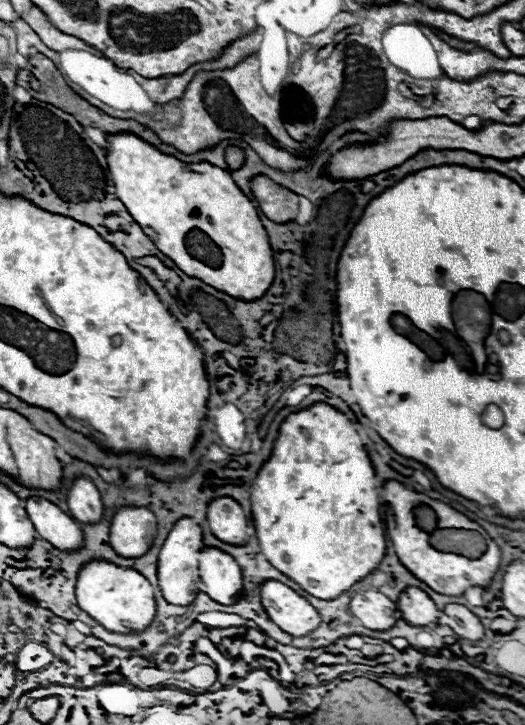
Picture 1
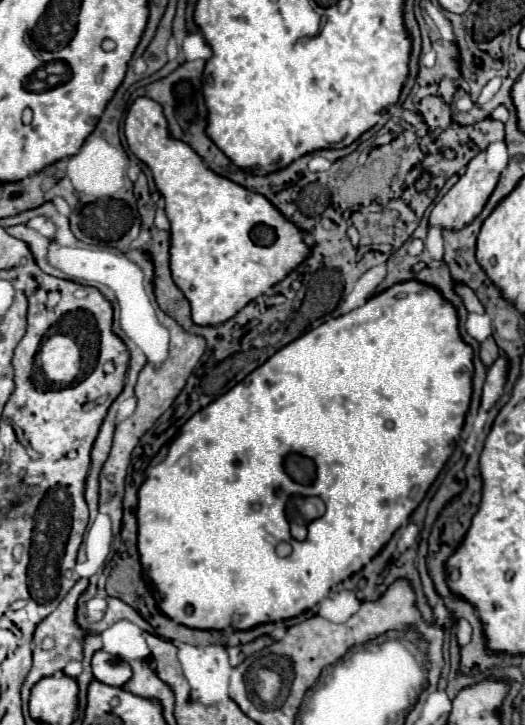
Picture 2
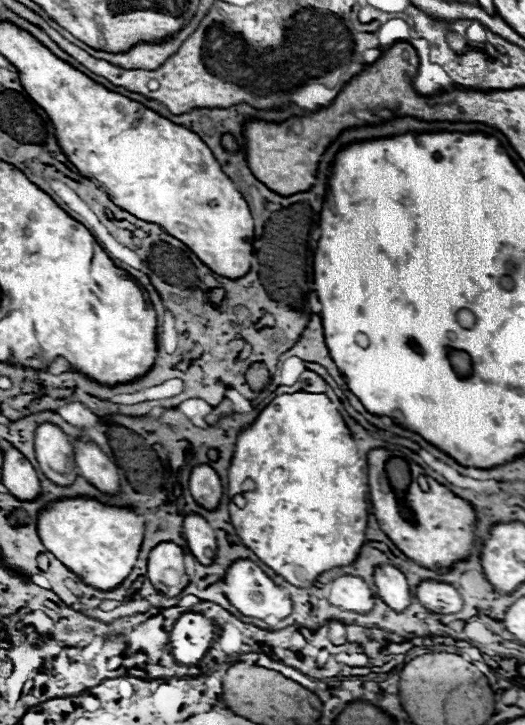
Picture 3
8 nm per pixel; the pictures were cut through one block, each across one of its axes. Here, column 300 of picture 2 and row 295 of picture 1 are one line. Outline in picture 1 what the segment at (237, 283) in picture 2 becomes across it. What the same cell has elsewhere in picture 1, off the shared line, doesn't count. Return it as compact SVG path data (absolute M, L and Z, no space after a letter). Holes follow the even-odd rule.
M132 132L106 134L106 142L108 148L104 154L116 194L162 254L172 258L176 266L180 266L180 270L184 270L186 274L208 282L216 290L224 290L232 298L250 302L264 296L274 280L274 258L268 234L258 218L254 204L242 194L228 172L208 162L186 164L176 156L162 154L158 148L144 142Z

